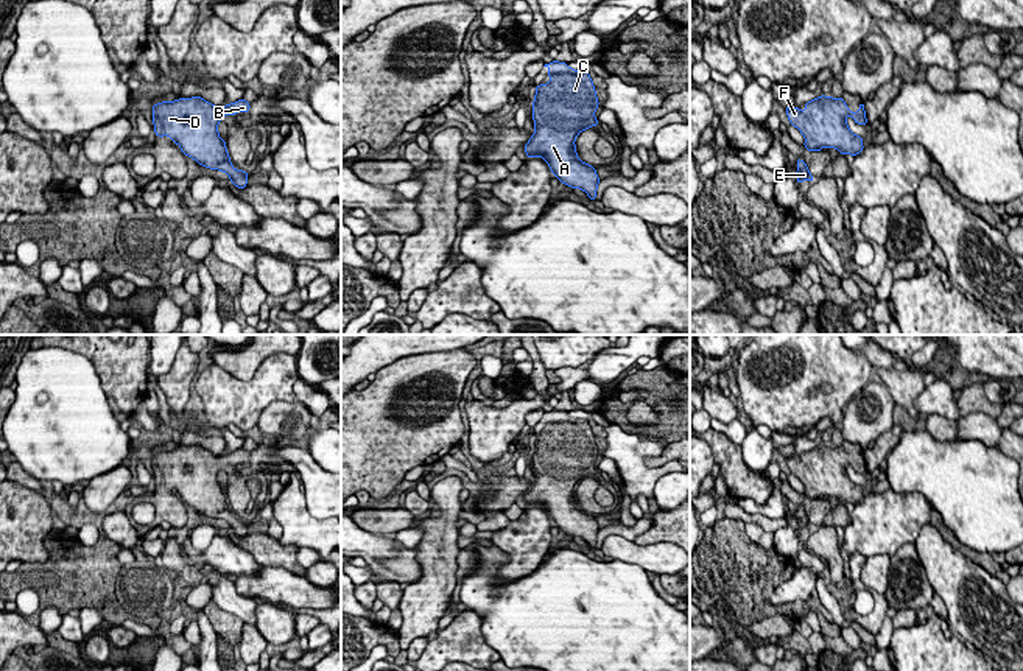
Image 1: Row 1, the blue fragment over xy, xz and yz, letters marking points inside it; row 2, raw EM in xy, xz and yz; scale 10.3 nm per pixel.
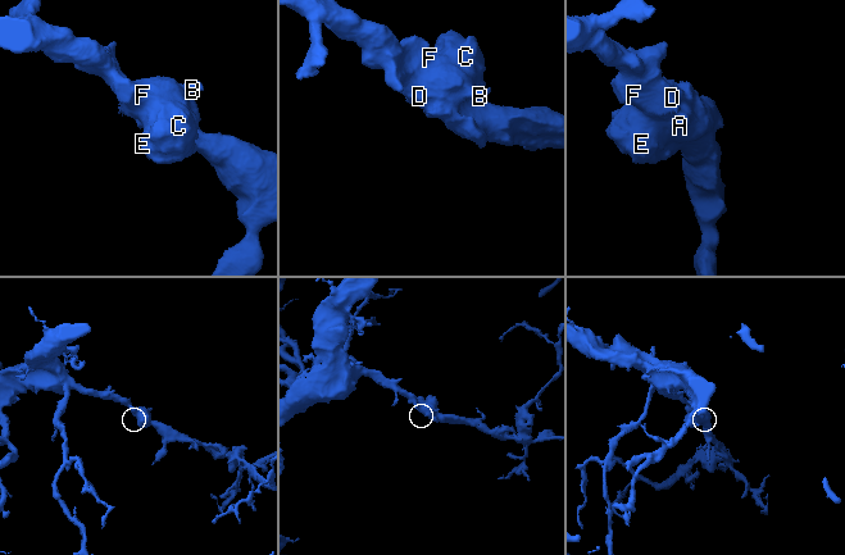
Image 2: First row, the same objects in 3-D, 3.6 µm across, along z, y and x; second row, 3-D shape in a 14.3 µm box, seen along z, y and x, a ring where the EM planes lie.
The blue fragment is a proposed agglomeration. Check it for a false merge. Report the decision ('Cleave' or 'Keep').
Keep

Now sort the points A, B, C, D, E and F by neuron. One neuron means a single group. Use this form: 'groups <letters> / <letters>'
groups A B C D E F

